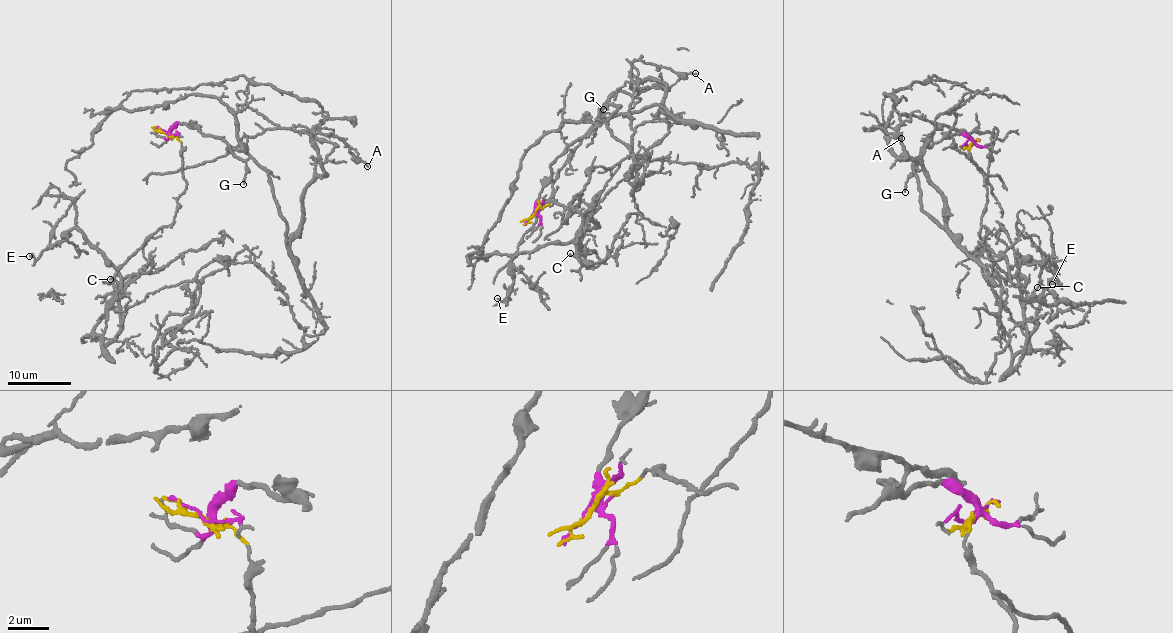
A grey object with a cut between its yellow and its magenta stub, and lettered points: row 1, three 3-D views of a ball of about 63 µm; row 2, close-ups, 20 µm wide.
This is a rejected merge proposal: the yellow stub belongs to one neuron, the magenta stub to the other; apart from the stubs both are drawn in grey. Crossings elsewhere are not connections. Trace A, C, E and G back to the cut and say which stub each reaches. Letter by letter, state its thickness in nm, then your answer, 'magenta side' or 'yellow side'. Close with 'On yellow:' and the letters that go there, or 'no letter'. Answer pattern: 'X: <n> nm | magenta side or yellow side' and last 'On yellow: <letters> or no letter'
A: 150 nm | magenta side
C: 100 nm | yellow side
E: 190 nm | yellow side
G: 170 nm | magenta side
On yellow: C, E

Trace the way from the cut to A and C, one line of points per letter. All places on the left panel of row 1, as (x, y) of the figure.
A: (165, 131), (190, 124), (254, 161), (287, 242), (306, 186), (324, 174), (312, 135), (344, 140), (368, 166)
C: (165, 132), (181, 142), (185, 192), (176, 217), (112, 279), (114, 301), (98, 336), (121, 286), (110, 279)

